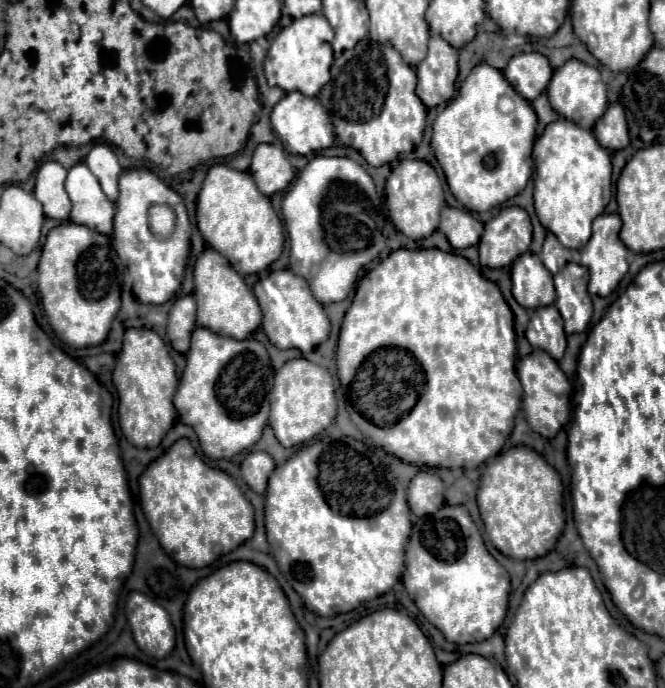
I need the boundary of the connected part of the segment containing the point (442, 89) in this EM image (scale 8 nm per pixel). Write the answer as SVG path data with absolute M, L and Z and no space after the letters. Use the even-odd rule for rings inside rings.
M440 36L428 42L428 56L416 66L418 86L416 94L426 108L448 102L454 96L454 82L458 76L458 50Z

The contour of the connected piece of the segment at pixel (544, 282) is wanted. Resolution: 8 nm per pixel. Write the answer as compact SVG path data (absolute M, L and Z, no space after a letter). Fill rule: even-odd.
M534 252L520 254L512 264L512 294L528 310L550 306L556 300L552 274Z

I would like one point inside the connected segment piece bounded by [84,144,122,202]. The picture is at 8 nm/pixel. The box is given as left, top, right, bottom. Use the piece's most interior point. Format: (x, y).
(103, 164)

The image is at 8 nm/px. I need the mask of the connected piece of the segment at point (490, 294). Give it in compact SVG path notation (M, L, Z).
M398 248L376 268L372 268L358 282L358 296L354 296L350 310L344 314L336 350L342 388L346 390L352 406L356 406L368 422L390 428L408 412L408 416L396 424L396 444L380 446L408 464L432 468L478 468L490 458L490 454L496 456L500 452L514 428L514 418L522 396L514 362L514 316L502 292L466 258L442 252L438 248Z

